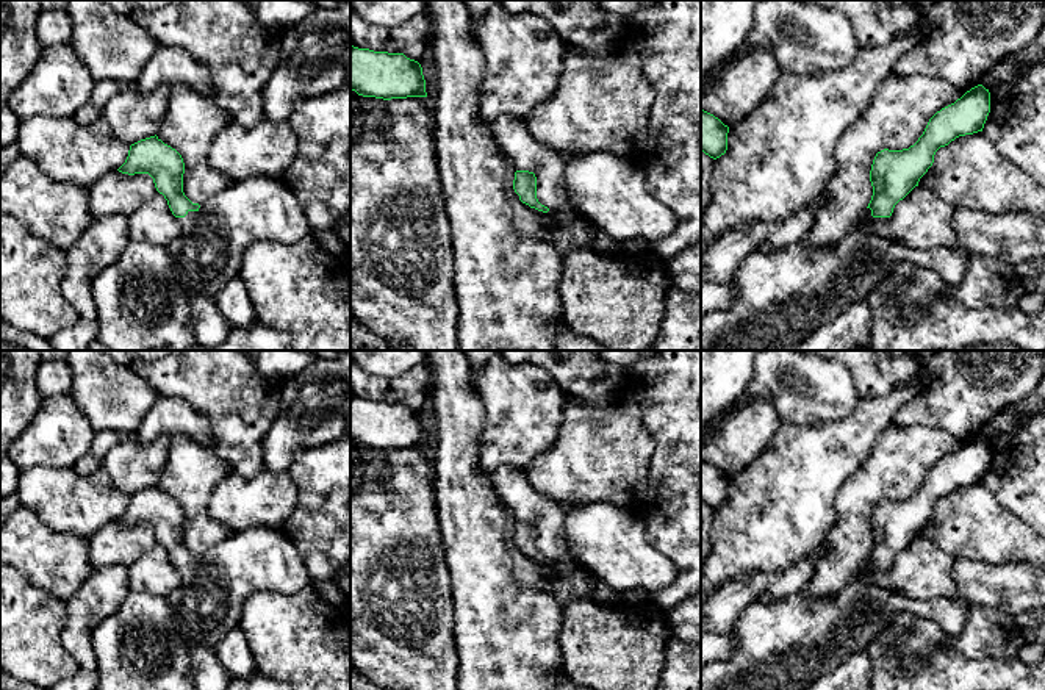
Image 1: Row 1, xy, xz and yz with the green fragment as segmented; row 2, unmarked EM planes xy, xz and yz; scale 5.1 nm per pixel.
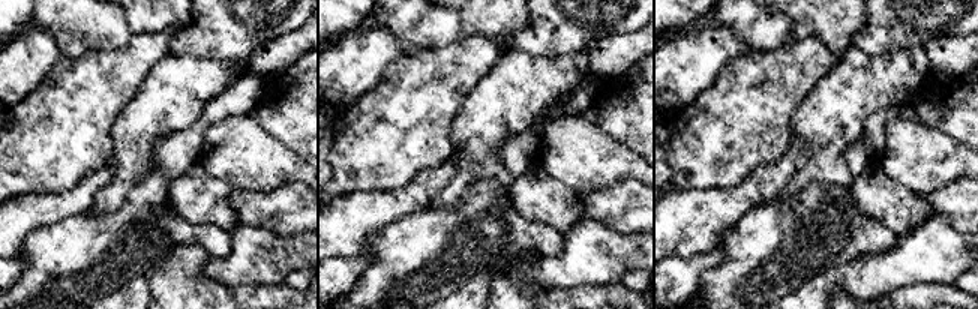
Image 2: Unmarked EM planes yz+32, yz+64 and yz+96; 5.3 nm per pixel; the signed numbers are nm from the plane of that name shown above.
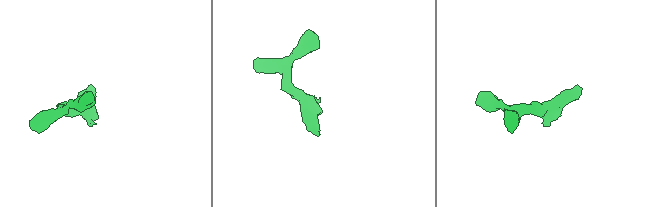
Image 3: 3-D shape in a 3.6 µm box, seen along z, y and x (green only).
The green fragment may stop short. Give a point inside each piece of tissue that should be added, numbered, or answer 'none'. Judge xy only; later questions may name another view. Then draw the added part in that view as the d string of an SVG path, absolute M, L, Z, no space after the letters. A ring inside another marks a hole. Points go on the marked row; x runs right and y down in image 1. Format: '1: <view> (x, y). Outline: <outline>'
1: xy (208, 251). Outline: M247 177L200 203L197 211L177 217L180 233L167 244L174 280L192 296L216 299L225 283L241 271L250 241L269 239L293 244L311 235L307 217L283 178Z

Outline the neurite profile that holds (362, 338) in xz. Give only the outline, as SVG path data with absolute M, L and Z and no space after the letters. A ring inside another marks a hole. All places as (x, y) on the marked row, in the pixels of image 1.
M350 316L350 350L393 350L385 338Z

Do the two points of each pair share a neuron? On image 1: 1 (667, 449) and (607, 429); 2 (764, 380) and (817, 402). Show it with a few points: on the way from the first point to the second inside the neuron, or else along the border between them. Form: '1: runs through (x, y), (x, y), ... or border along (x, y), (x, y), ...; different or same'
1: border along (640, 410), (643, 429), (653, 443), (648, 481); different
2: runs through (776, 384), (789, 390), (804, 390); same

